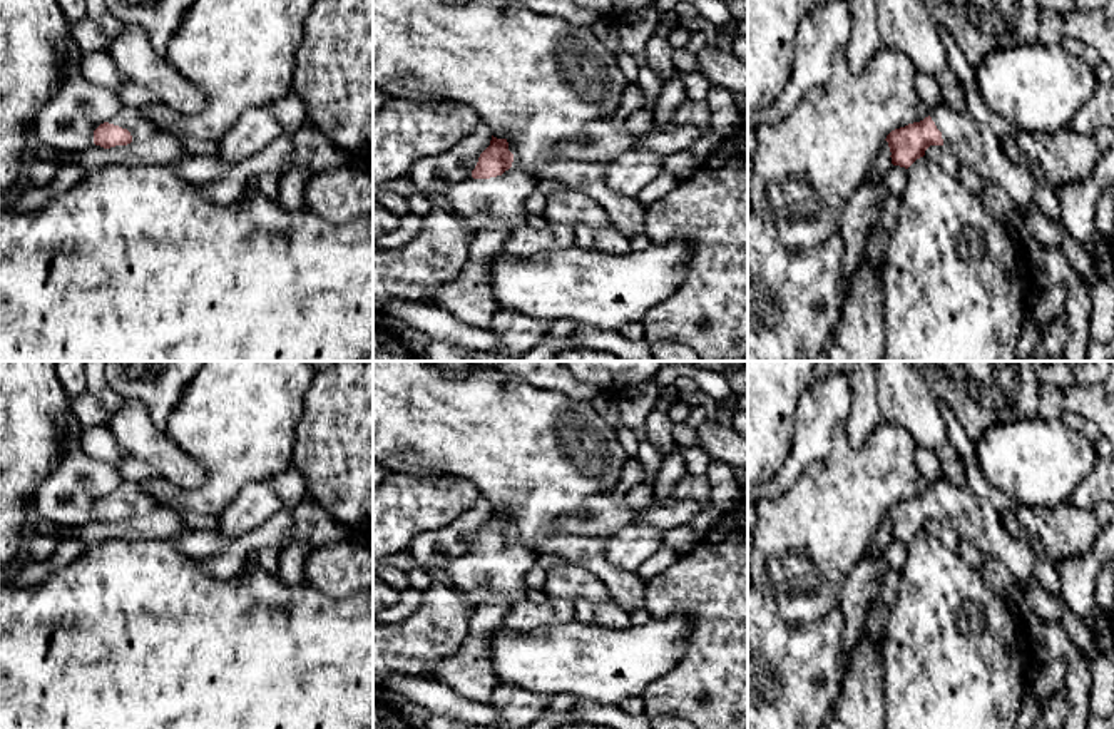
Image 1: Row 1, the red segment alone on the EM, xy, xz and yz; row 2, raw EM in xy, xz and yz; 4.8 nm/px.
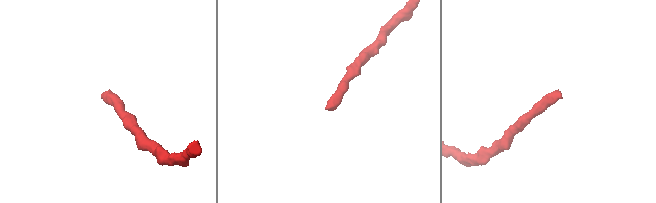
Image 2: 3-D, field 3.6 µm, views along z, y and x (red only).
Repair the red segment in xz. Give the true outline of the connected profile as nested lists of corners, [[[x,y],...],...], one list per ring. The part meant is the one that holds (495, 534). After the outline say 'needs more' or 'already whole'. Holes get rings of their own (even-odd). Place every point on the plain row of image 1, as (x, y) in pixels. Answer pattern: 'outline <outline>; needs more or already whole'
outline [[[492,510],[472,550],[448,562],[448,582],[463,592],[465,602],[477,609],[483,604],[515,605],[527,600],[525,577],[537,555],[512,540],[514,528],[507,513]]]; needs more

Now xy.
outline [[[120,482],[107,497],[94,505],[94,518],[104,523],[127,520],[132,515],[147,515],[157,507],[157,502],[141,483]]]; needs more

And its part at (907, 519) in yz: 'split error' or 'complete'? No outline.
split error

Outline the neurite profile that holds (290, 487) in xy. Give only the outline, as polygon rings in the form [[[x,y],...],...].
[[[291,461],[289,466],[271,478],[276,495],[283,502],[283,508],[294,510],[306,497],[303,475]]]

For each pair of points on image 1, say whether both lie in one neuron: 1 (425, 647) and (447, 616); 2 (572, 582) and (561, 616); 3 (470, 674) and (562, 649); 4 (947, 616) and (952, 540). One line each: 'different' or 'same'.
1: same
2: different
3: different
4: different

